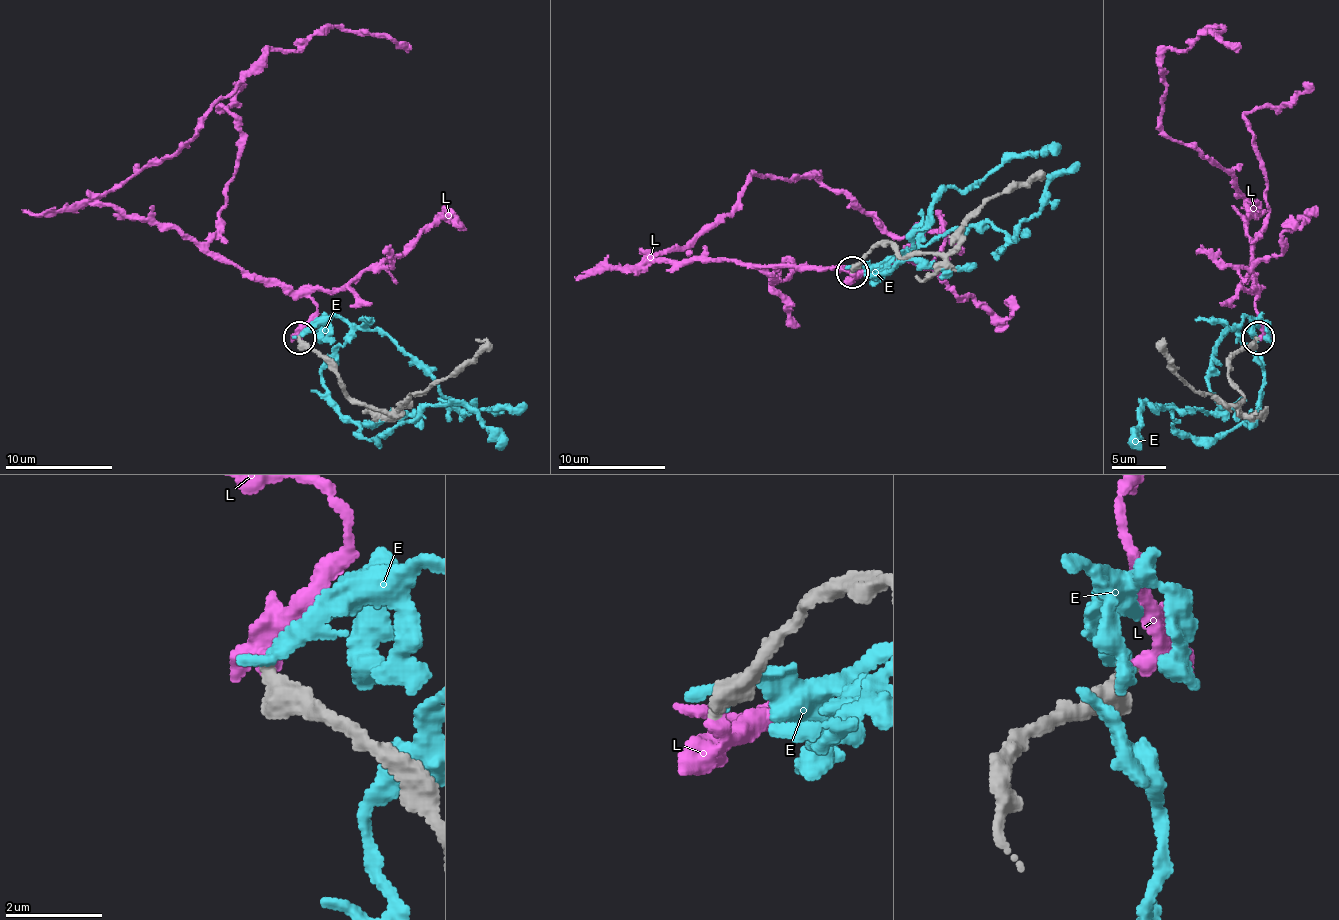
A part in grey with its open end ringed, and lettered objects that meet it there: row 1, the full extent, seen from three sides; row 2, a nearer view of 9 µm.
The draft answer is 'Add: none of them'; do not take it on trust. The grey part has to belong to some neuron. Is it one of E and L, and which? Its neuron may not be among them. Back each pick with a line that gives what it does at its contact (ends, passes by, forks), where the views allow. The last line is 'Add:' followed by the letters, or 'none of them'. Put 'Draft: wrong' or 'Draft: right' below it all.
L: it ends
Add: L
Draft: wrong

